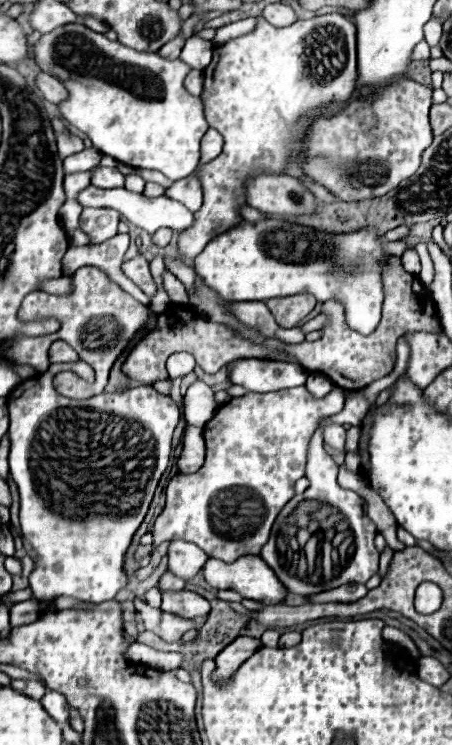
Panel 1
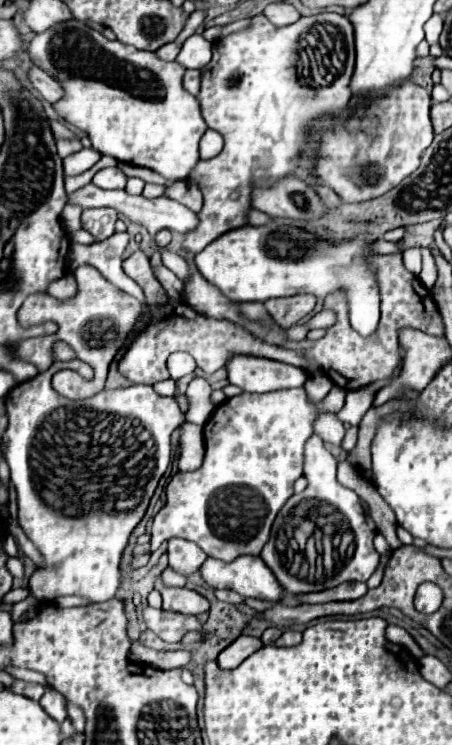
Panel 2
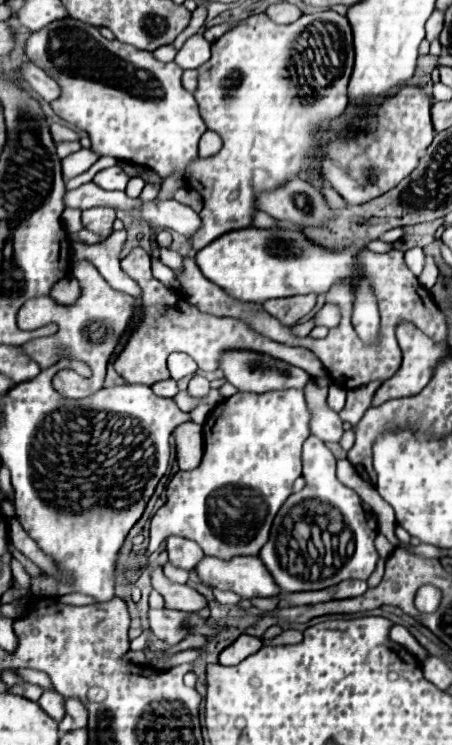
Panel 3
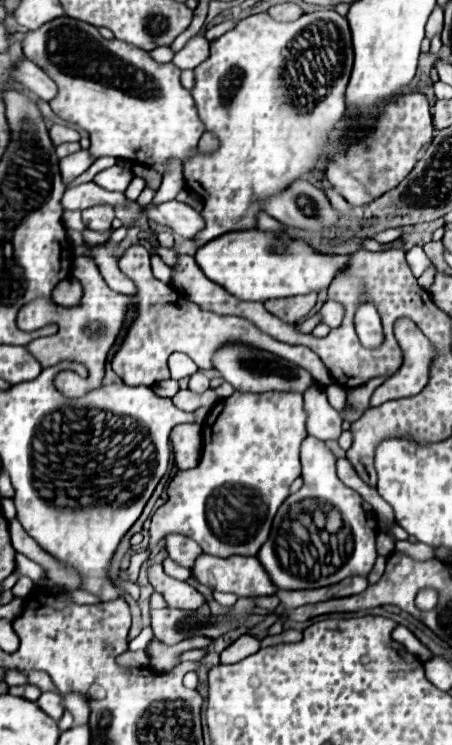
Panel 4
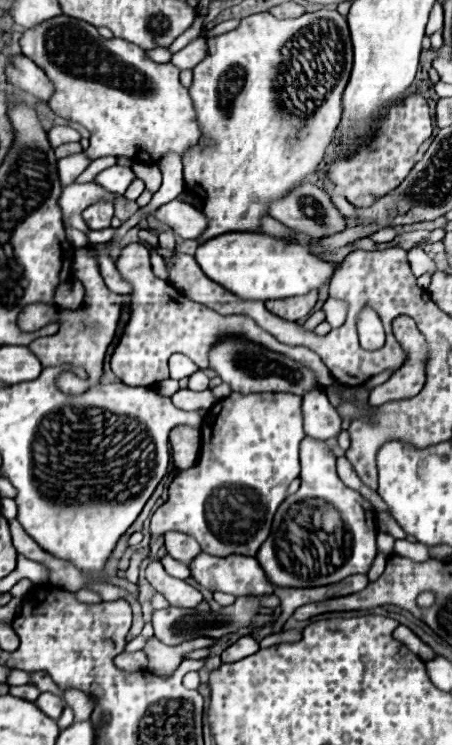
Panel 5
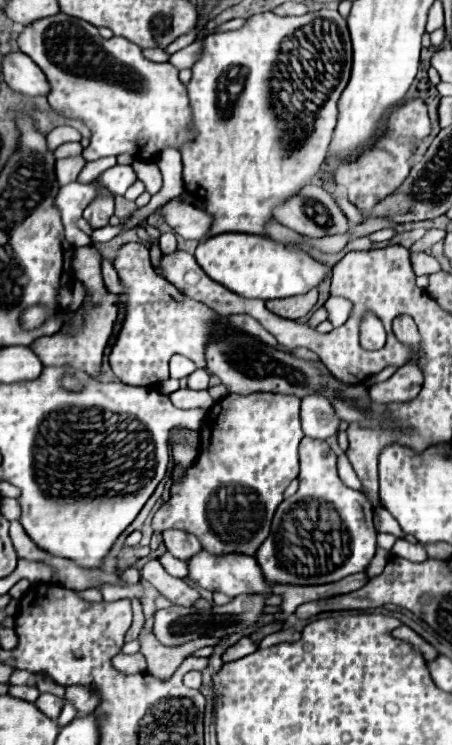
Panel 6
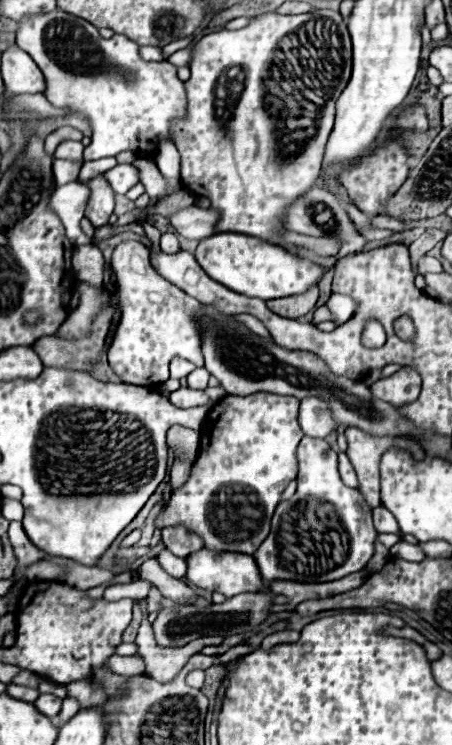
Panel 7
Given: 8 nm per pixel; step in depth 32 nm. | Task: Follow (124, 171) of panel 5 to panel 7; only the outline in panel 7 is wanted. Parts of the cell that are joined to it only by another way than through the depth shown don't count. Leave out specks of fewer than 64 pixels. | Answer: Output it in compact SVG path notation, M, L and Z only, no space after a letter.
M118 164L110 168L110 172L106 172L104 178L114 190L114 194L126 194L136 182L140 182L138 170L132 164Z

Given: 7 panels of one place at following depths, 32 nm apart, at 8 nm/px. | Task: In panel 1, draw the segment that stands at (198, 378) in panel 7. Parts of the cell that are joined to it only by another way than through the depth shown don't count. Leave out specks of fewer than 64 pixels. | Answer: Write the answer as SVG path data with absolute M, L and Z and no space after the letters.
M196 380L184 394L184 418L188 424L202 428L214 416L216 408L218 404L214 392L202 380Z

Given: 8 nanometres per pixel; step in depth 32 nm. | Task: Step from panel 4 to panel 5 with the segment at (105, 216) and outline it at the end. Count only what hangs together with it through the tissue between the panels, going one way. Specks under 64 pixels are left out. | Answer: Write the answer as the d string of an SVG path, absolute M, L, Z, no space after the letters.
M98 202L82 212L82 218L86 220L90 230L104 230L110 228L110 220L114 218L114 204L110 202Z

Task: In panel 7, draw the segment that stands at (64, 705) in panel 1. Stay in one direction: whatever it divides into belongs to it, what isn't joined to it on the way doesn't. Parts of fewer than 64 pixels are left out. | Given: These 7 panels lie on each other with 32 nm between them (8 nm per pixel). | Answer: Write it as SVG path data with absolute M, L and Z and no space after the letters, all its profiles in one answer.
M40 694L38 700L34 702L34 706L36 706L44 716L54 718L54 716L58 716L58 712L60 712L60 708L62 708L62 698L56 698L56 696L52 696L52 694Z

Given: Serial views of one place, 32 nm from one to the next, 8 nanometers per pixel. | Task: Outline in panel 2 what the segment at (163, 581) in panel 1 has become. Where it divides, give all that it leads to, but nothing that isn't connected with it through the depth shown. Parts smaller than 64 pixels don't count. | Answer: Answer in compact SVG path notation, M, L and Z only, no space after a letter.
M166 568L166 570L162 572L162 582L164 582L166 586L184 586L184 584L186 584L186 578L180 576L180 574L174 574L172 568Z

